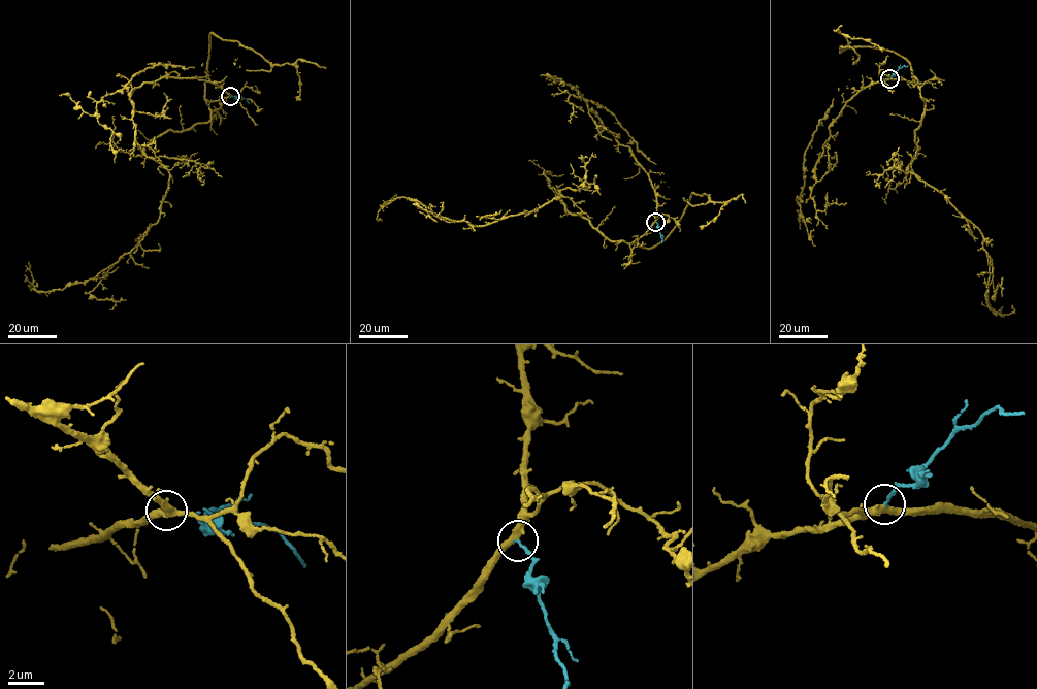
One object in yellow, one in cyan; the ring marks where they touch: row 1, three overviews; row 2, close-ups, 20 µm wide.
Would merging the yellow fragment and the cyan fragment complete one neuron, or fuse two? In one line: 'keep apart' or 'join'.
join

